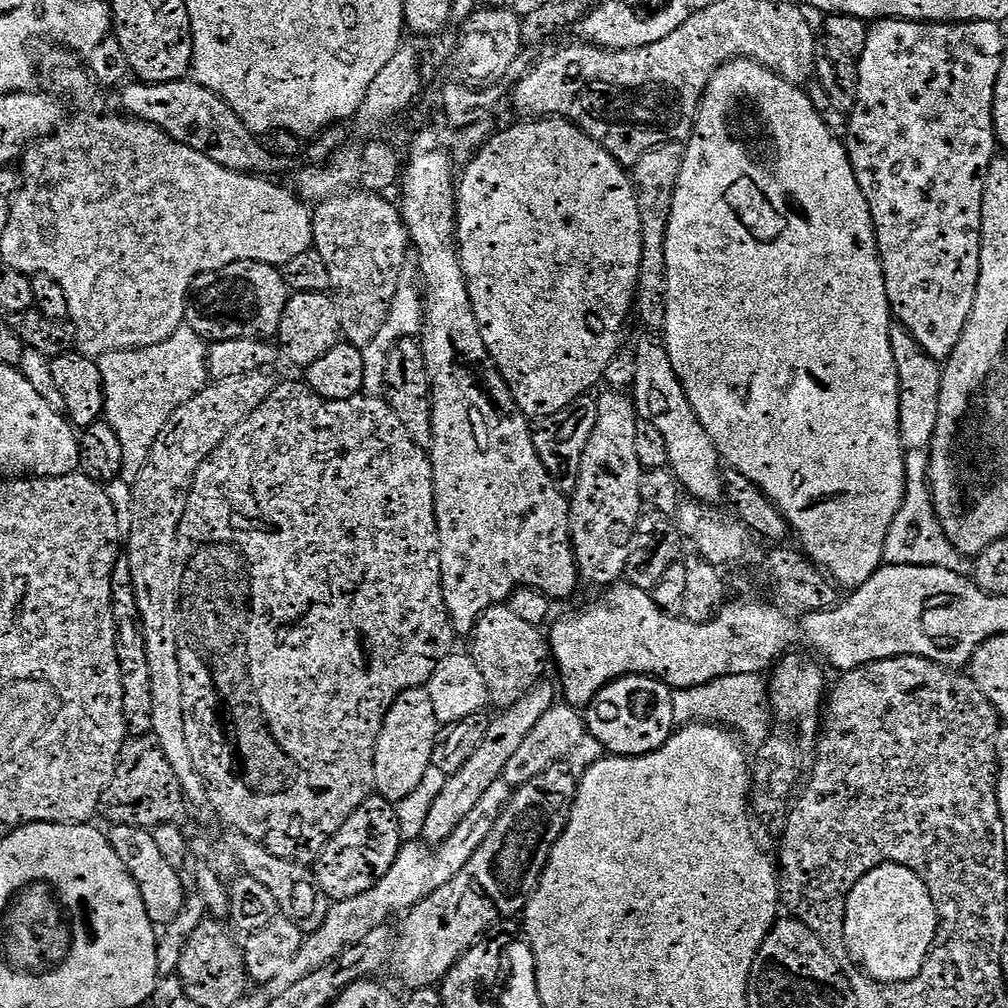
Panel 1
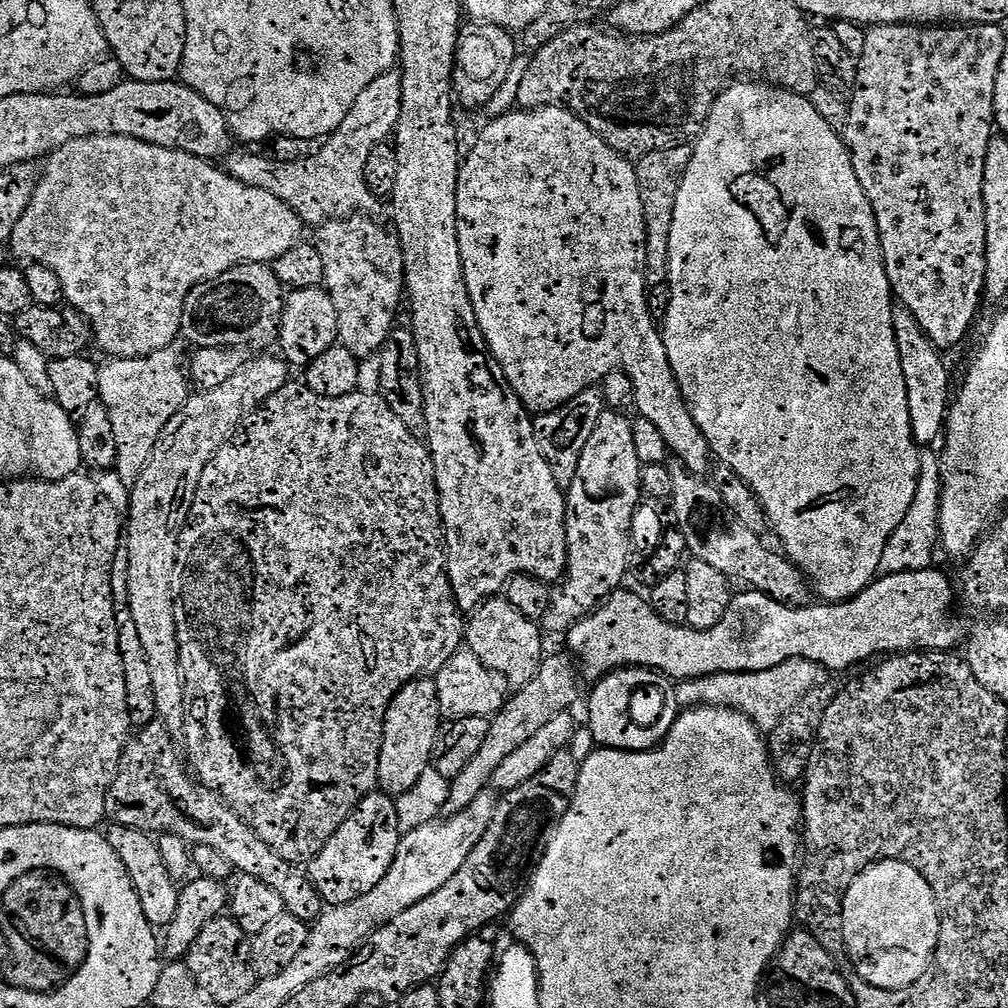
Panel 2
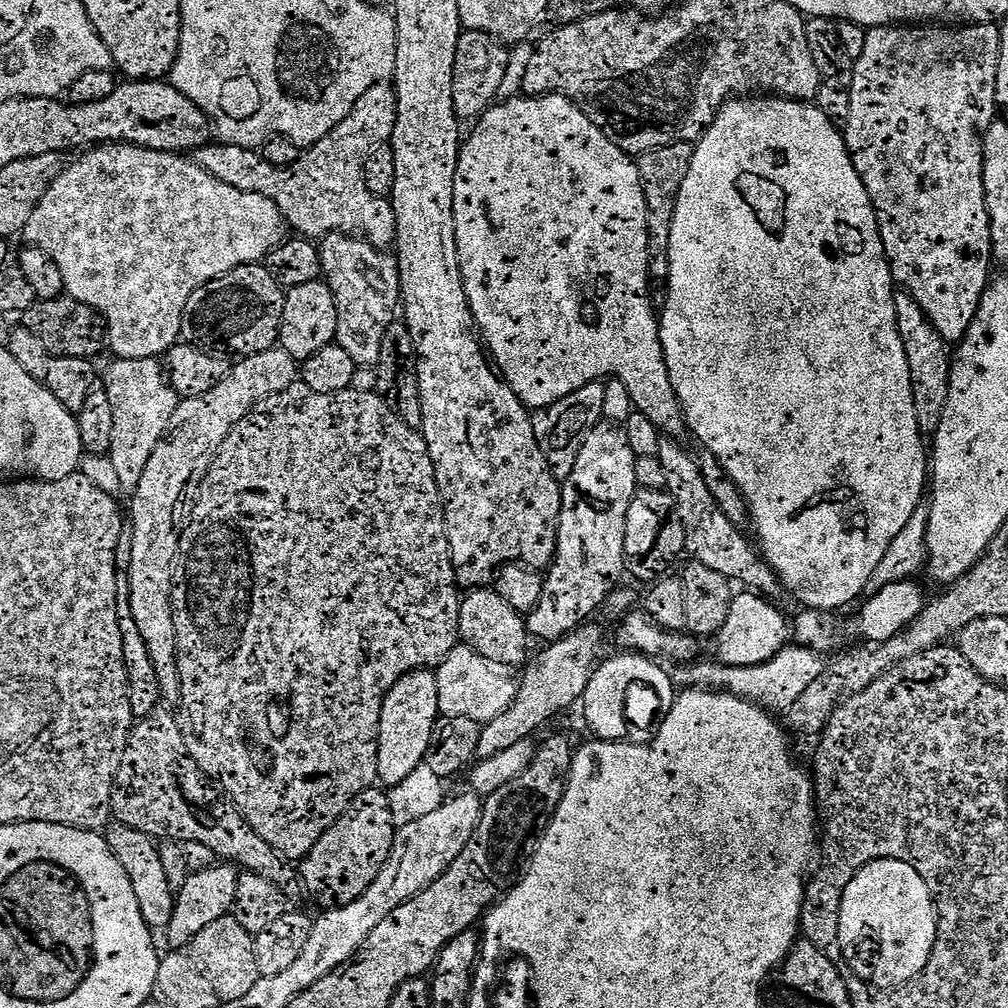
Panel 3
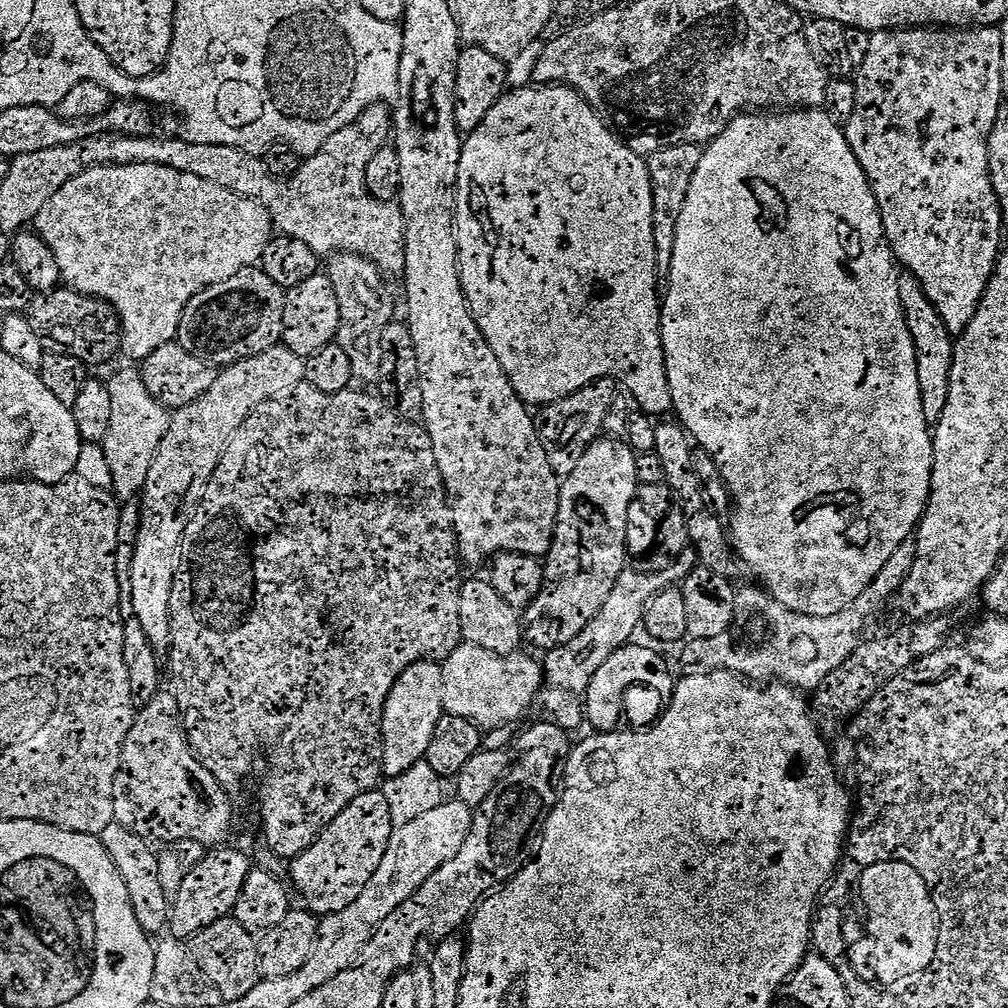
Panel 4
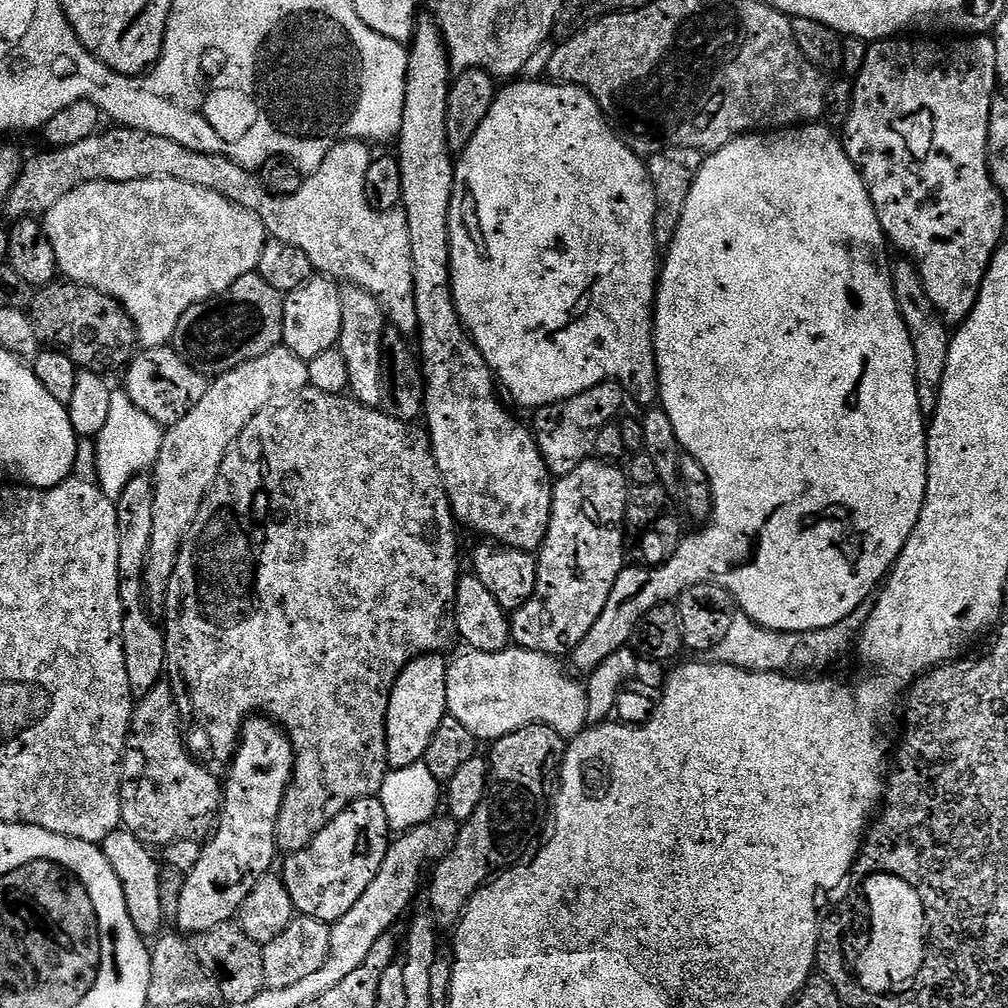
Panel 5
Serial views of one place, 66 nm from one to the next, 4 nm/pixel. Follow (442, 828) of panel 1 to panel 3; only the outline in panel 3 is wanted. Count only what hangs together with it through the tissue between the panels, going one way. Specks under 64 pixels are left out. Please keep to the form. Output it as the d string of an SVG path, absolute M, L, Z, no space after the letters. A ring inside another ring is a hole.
M585 622L563 640L551 641L545 647L548 649L523 669L524 678L519 681L514 702L506 712L498 714L498 718L481 727L476 751L480 760L501 754L504 750L509 750L510 746L535 737L535 732L543 724L550 723L559 712L566 711L571 704L576 706L581 703L591 675L602 660L600 651L604 648L604 632L592 623L596 622Z

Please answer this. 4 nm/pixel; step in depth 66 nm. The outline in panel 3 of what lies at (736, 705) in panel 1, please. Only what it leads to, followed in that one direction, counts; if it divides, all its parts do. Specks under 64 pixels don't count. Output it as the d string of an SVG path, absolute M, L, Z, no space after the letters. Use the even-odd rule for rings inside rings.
M803 646L783 648L774 658L770 658L770 662L758 666L730 666L719 662L700 663L681 667L684 668L680 672L681 689L706 688L729 692L758 705L759 708L767 708L773 714L783 713L794 702L798 702L806 686L810 686L810 682L814 682L814 678L818 678L826 667L825 657L821 653Z

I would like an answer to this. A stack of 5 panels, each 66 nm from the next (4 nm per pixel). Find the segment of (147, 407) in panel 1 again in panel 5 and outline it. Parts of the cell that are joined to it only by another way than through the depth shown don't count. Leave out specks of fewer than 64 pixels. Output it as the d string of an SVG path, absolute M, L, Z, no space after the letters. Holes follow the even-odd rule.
M113 391L110 418L96 437L98 483L105 494L119 498L136 476L147 473L160 459L165 429L150 413L145 412L127 391Z

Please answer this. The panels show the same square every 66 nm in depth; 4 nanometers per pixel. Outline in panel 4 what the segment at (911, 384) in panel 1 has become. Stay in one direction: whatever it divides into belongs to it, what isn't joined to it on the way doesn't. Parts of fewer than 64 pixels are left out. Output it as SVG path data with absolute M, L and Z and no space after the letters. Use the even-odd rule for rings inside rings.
M901 275L898 282L898 298L902 302L910 338L916 347L918 390L922 390L922 414L926 414L929 426L934 426L942 418L942 410L946 410L946 398L950 398L950 370L956 349L954 334L946 330L942 314L934 310L934 302L926 298L926 290L922 290L922 286L913 276Z

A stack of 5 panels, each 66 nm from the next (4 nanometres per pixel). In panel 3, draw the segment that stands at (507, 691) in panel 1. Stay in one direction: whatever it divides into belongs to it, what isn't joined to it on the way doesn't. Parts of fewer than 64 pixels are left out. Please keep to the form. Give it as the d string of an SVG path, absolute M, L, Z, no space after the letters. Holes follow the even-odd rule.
M491 587L469 591L461 599L460 639L467 647L482 654L482 658L508 670L513 670L512 668L516 667L519 669L529 659L528 640L530 641L530 633L525 617L516 612L514 606L509 606Z

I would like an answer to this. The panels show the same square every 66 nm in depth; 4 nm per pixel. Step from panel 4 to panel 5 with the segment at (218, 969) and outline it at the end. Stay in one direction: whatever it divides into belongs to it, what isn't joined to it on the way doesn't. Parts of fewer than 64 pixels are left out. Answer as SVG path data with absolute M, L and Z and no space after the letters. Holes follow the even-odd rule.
M229 922L222 926L214 926L214 930L195 933L194 953L201 965L207 970L217 975L220 981L220 994L225 1001L229 1000L232 1004L247 1006L255 996L259 996L265 991L266 981L264 979L264 954L261 945L255 944L245 932L240 929L239 923Z

